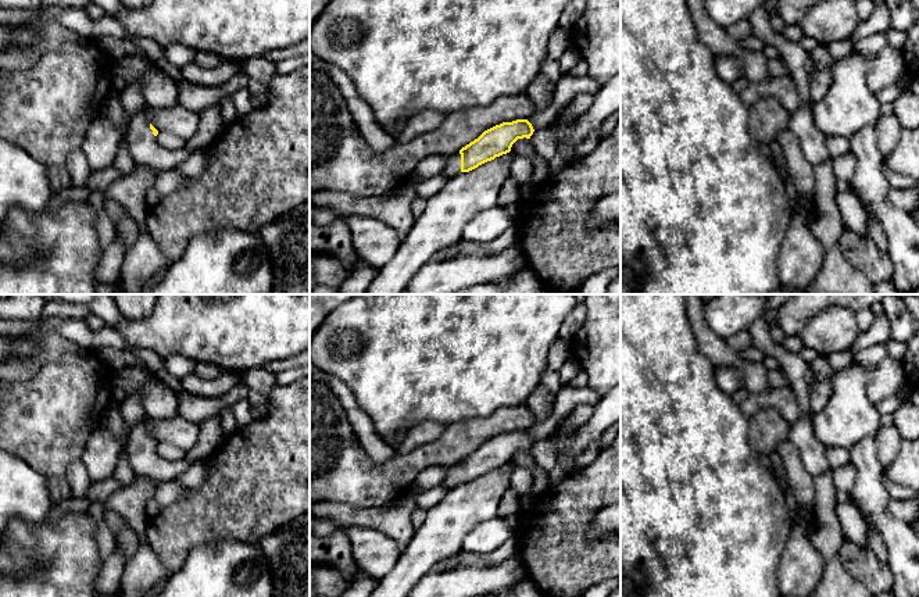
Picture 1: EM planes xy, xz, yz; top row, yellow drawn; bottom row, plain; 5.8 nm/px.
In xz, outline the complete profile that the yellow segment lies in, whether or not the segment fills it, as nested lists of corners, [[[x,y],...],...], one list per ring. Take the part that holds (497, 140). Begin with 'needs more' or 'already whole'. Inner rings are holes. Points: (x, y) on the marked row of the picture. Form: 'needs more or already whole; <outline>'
needs more; [[[528,119],[503,122],[484,131],[478,139],[450,155],[443,175],[450,179],[511,151],[518,139],[530,139],[534,129]]]

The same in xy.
needs more; [[[144,107],[130,117],[125,132],[125,147],[135,164],[147,164],[158,171],[175,169],[190,157],[190,151],[183,147],[161,149],[157,142],[158,131],[147,118],[149,110]]]

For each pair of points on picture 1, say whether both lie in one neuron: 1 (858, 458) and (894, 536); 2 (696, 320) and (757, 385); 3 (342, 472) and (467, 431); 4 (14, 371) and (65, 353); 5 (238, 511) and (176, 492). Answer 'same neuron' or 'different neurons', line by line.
1: same neuron
2: same neuron
3: same neuron
4: different neurons
5: different neurons

